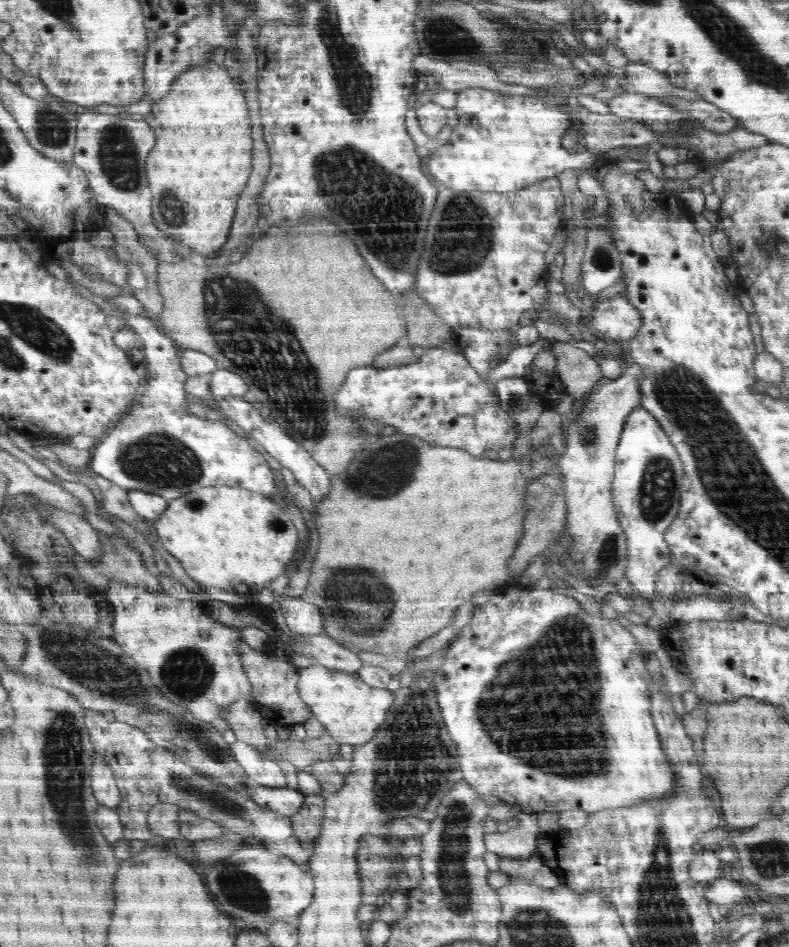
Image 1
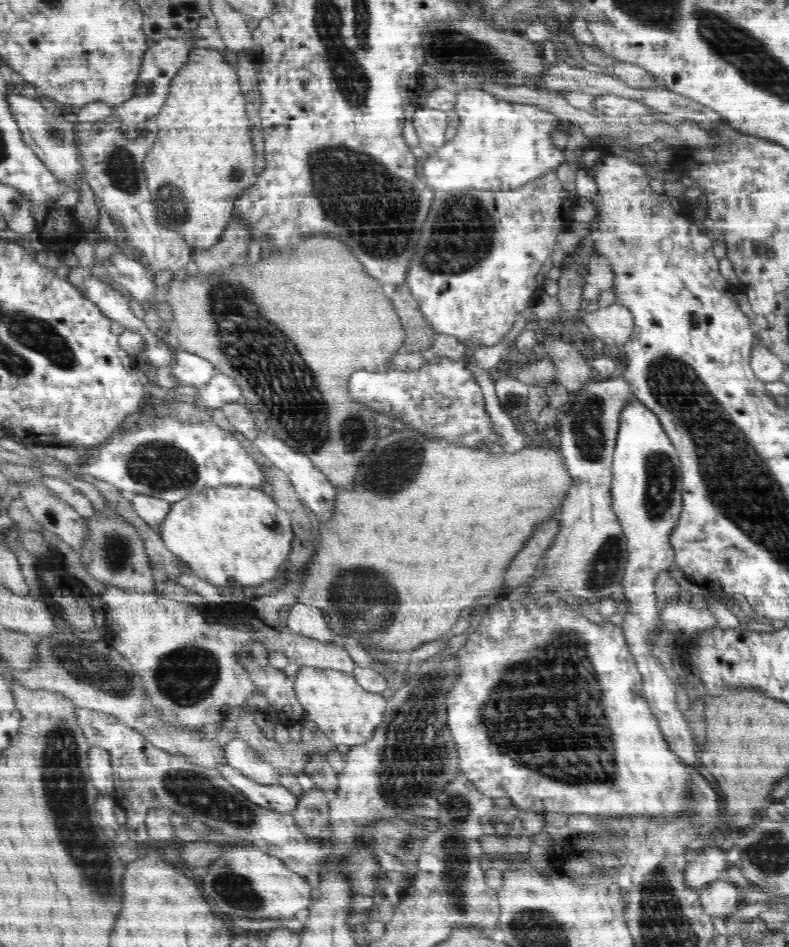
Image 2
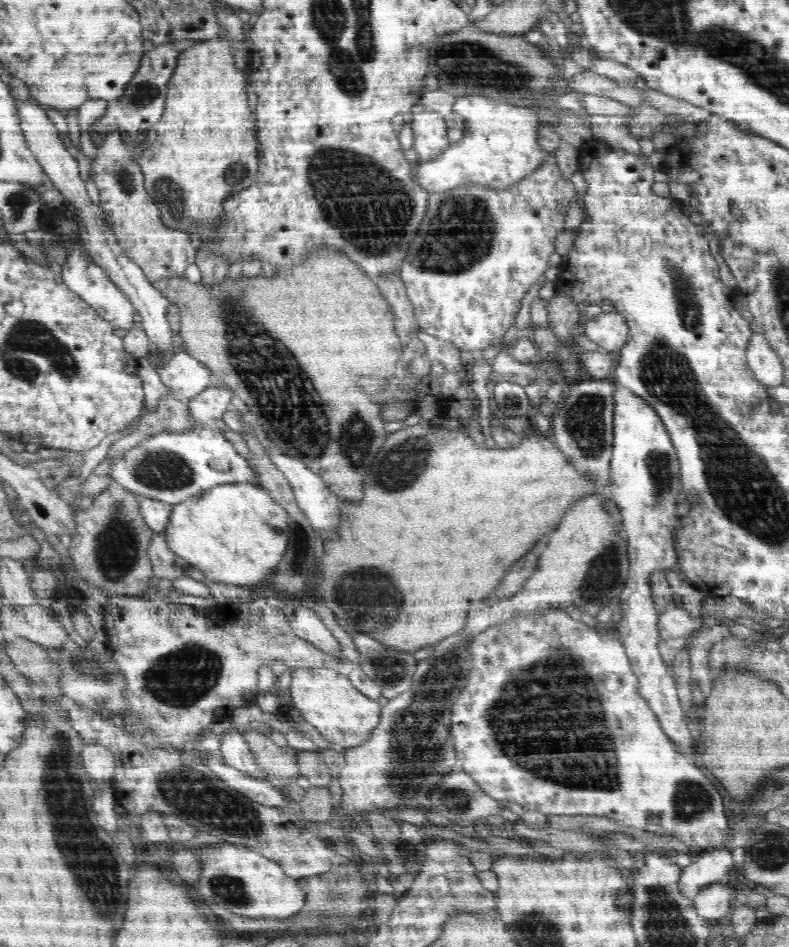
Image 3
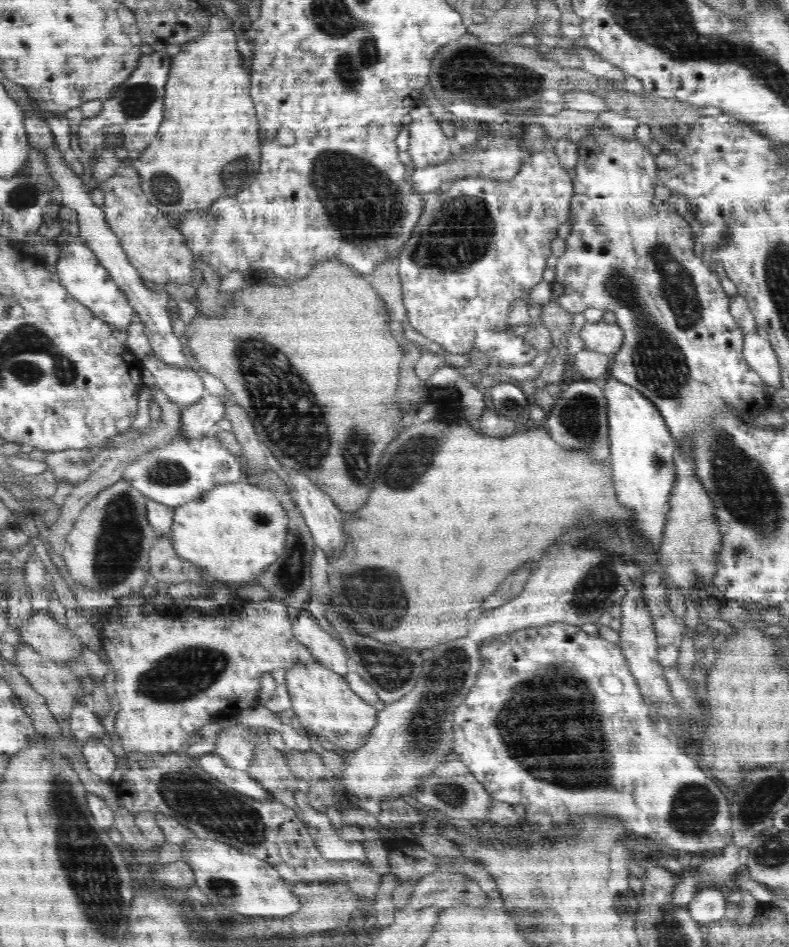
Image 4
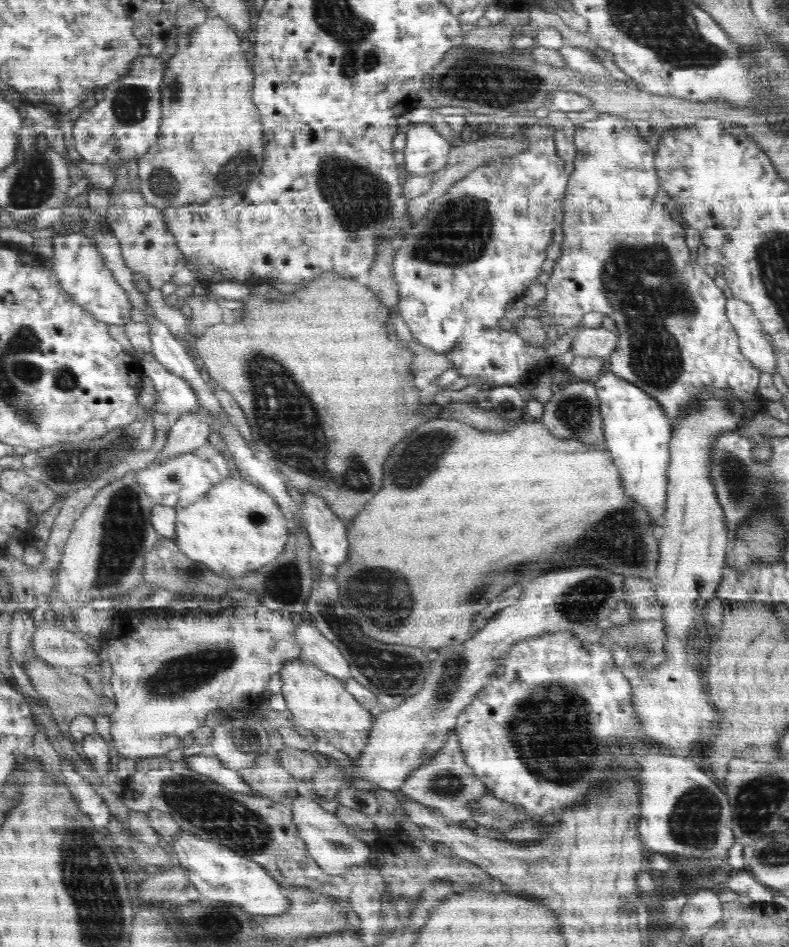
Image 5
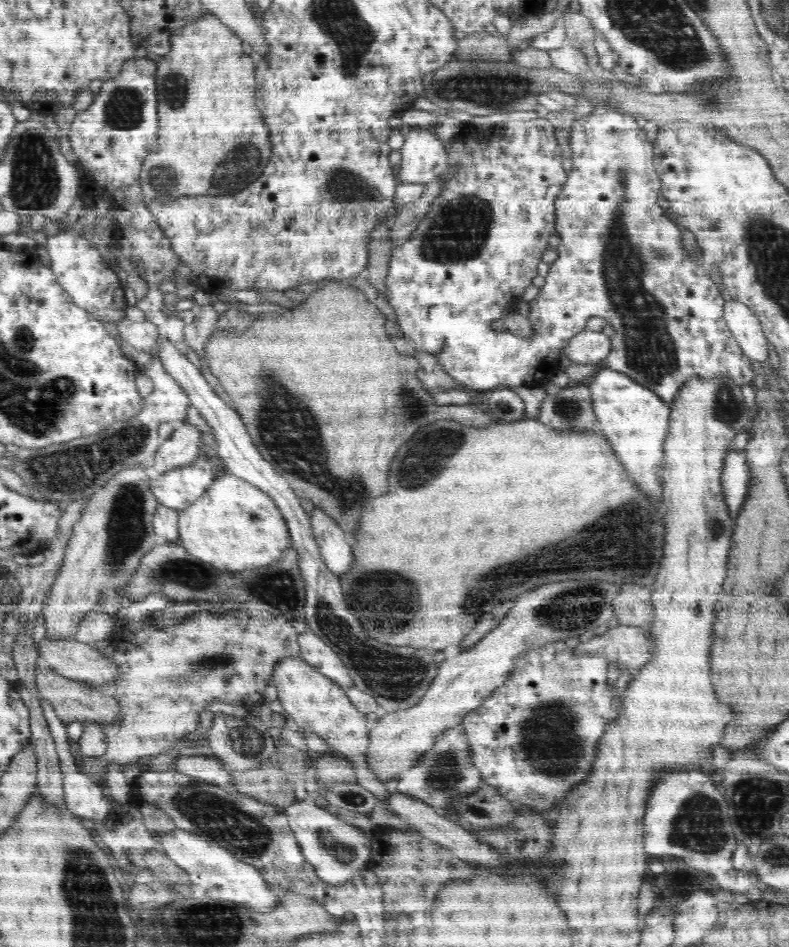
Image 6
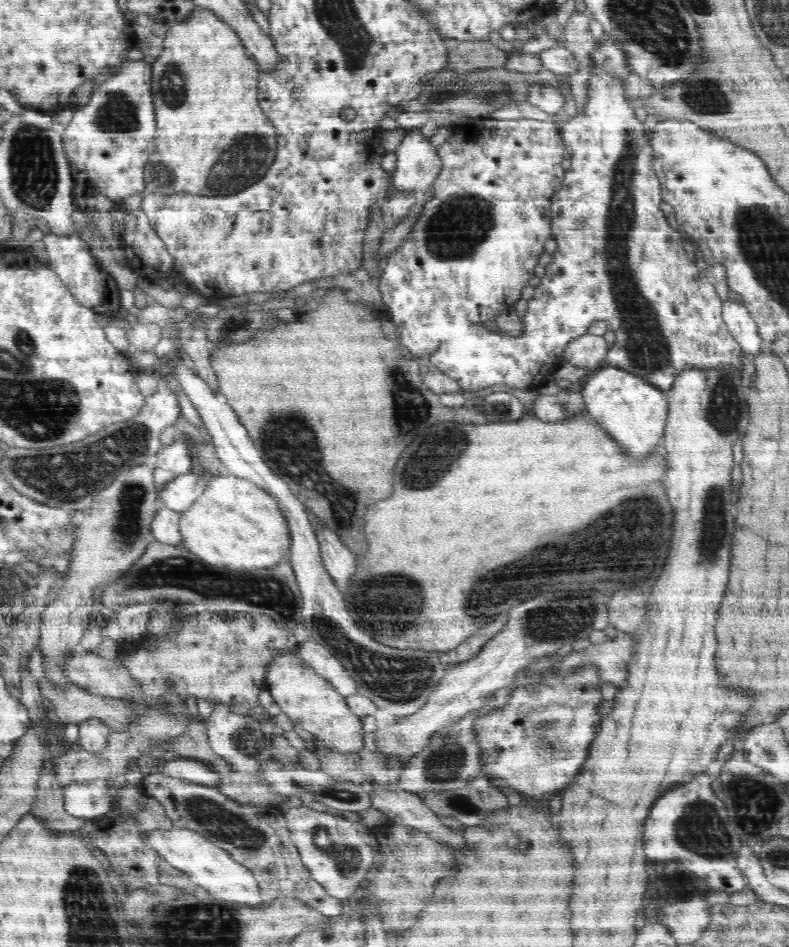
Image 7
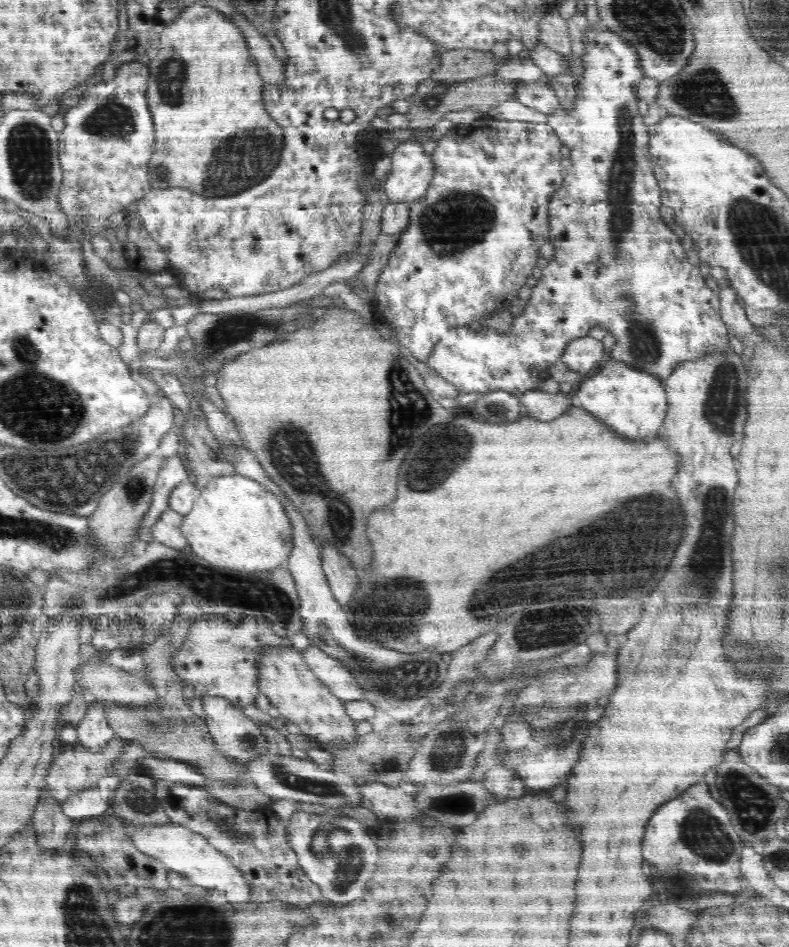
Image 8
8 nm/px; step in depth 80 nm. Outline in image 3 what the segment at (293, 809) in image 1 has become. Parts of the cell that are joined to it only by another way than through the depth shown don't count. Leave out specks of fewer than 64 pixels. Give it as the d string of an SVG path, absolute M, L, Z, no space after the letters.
M209 754L206 766L211 768L211 771L221 778L228 786L240 790L242 794L252 798L254 802L266 804L266 806L286 806L289 802L282 794L283 792L270 786L270 782L266 780L258 780L248 776L248 773L238 772L232 766L224 763L218 754Z

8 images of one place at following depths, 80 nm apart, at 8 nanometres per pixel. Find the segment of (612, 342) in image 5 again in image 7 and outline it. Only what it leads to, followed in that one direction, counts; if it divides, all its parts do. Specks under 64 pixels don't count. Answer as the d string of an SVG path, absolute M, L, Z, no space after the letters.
M582 334L566 346L562 359L578 368L594 369L605 363L609 352L603 336Z

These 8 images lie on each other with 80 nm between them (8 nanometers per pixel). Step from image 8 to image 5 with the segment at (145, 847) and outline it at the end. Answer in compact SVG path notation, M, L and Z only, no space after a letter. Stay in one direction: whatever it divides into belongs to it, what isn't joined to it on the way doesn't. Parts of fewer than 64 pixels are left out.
M185 832L165 844L173 846L179 864L188 869L190 884L198 886L204 898L238 905L243 912L262 916L274 916L288 910L290 902L269 872L266 874L259 864L240 856L235 850Z

